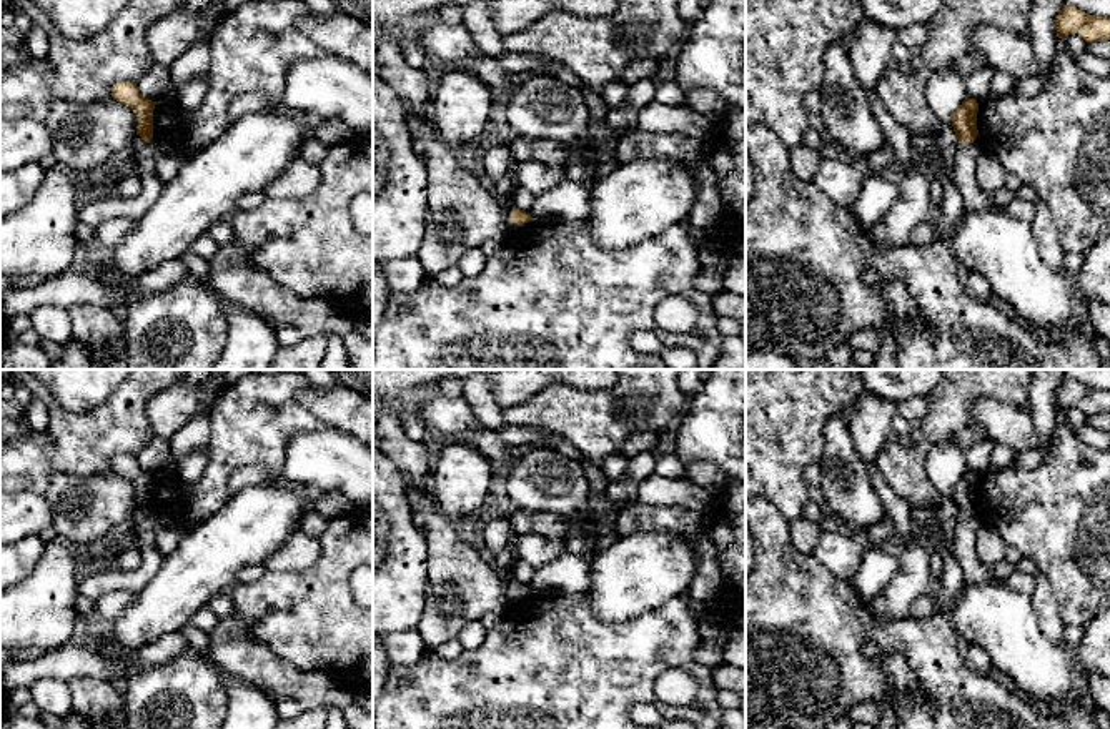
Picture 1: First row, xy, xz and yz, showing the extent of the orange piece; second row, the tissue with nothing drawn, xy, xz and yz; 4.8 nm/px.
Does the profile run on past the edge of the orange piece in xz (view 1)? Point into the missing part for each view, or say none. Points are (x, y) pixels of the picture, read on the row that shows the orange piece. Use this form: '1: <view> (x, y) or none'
1: none

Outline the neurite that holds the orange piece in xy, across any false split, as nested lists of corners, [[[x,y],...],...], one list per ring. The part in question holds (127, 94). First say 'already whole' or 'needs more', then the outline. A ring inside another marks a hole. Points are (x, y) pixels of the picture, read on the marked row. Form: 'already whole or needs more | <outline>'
already whole | [[[118,82],[111,88],[113,100],[121,105],[130,107],[138,120],[136,135],[141,136],[143,141],[150,143],[153,138],[153,110],[156,102],[145,98],[136,83],[133,82]]]

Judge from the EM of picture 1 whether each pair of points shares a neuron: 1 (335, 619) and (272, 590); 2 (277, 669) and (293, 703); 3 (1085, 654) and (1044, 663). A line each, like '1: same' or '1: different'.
1: same
2: same
3: different

